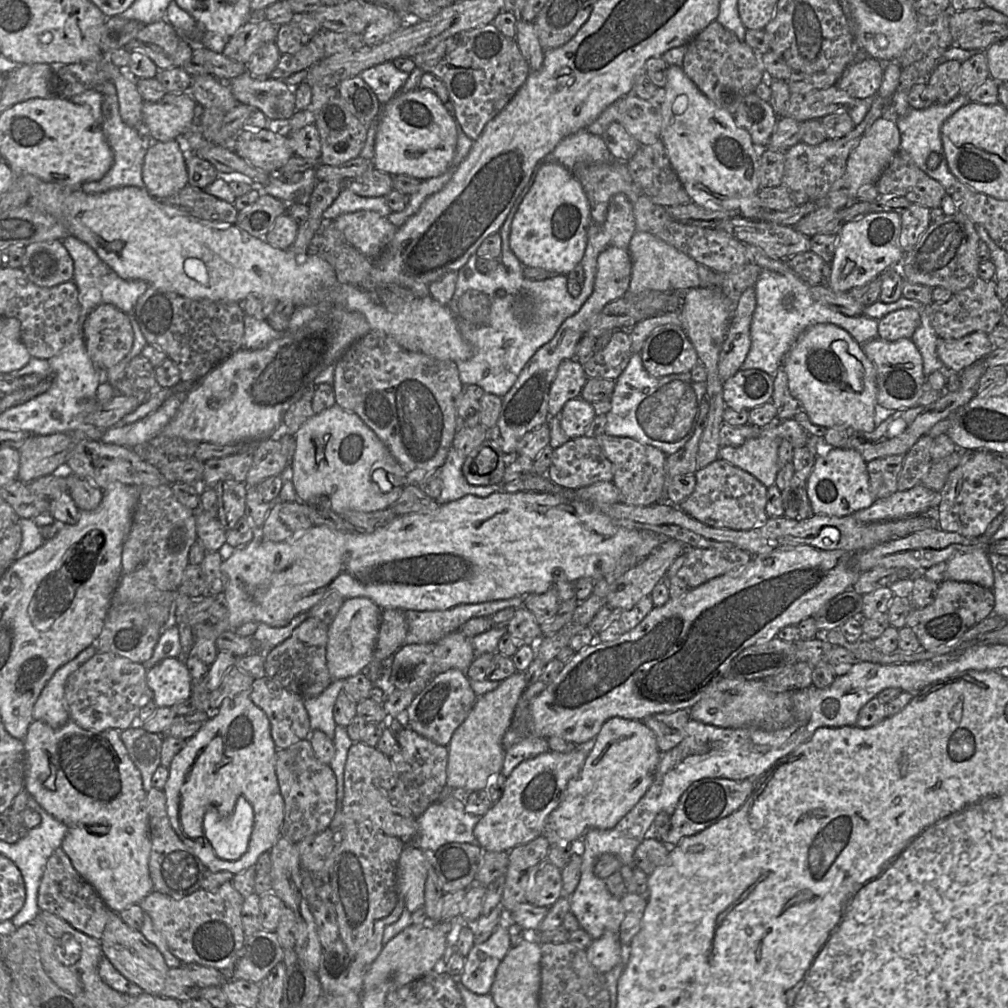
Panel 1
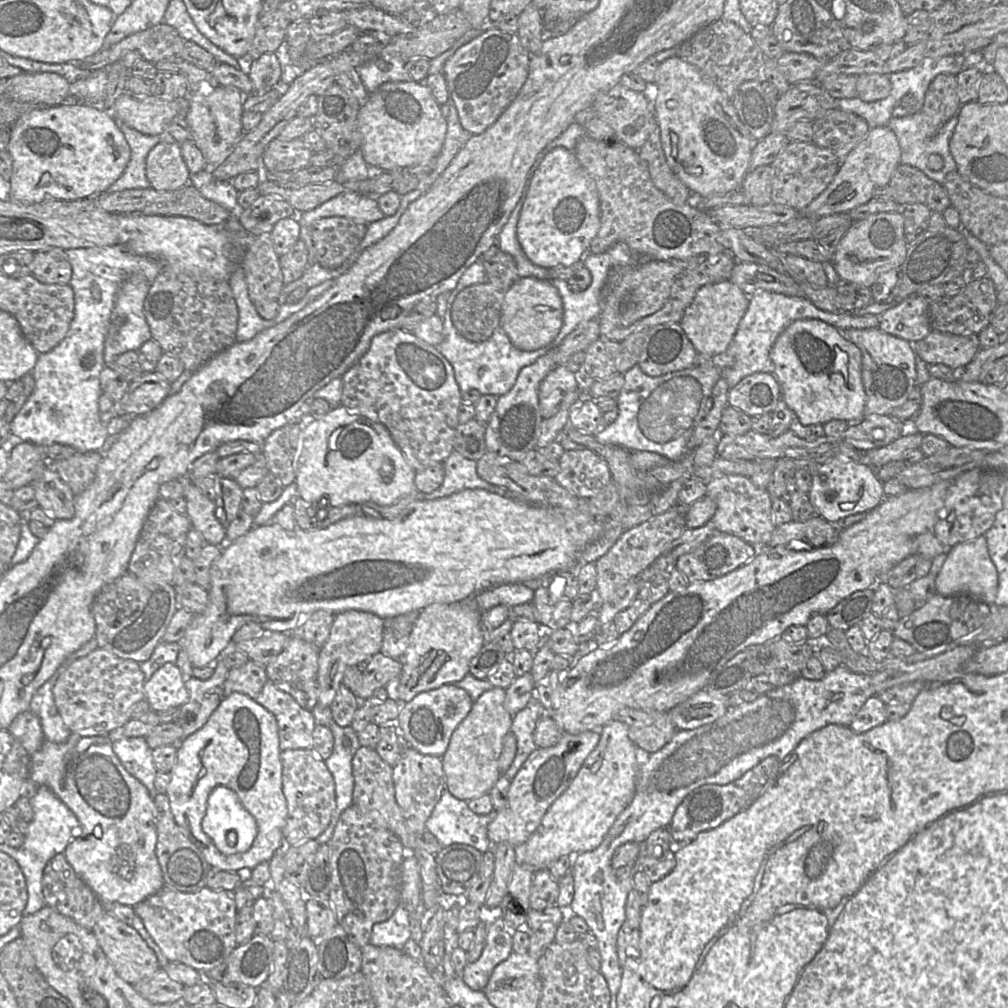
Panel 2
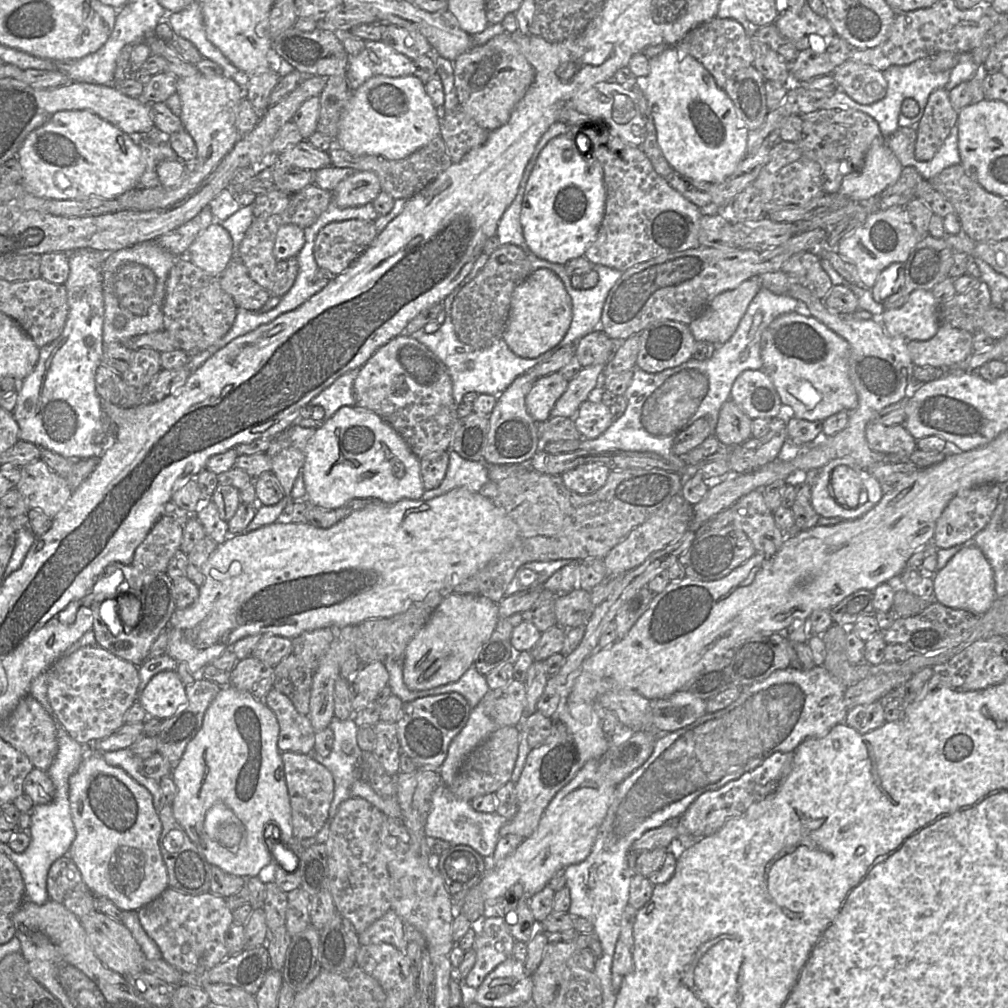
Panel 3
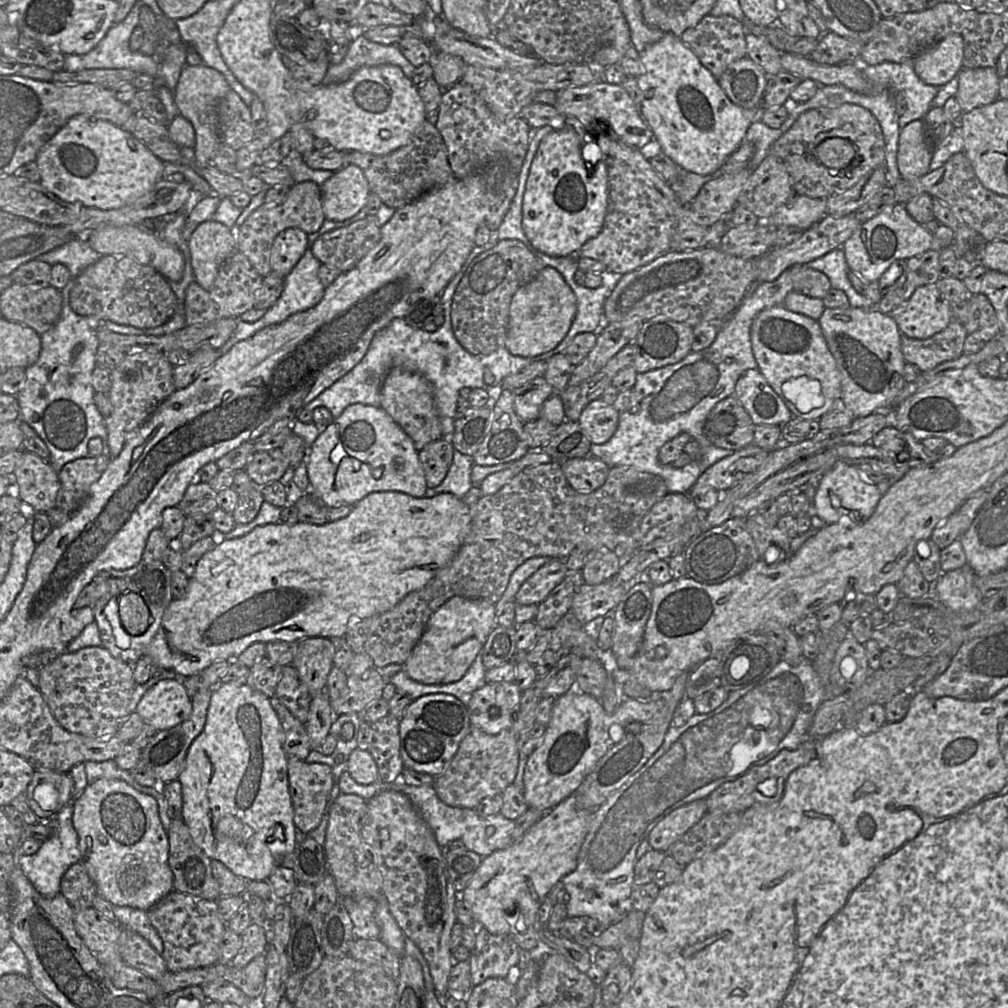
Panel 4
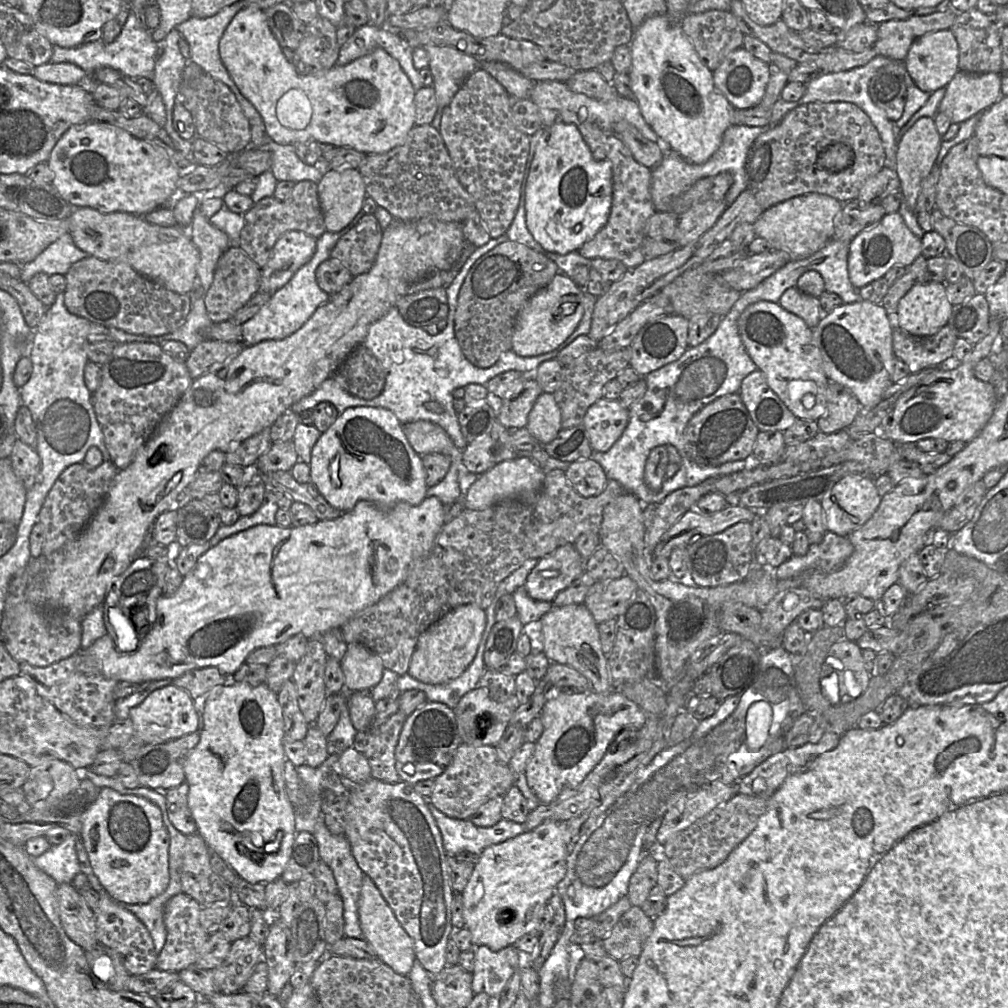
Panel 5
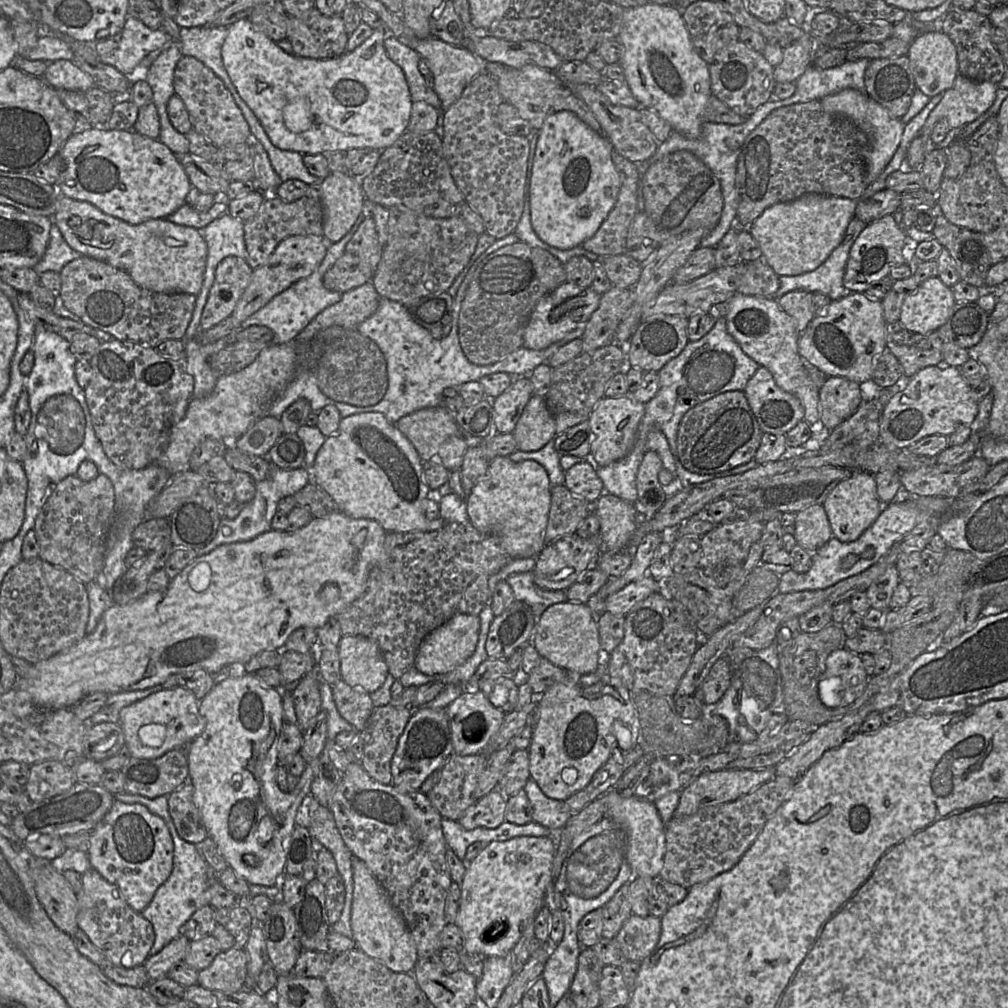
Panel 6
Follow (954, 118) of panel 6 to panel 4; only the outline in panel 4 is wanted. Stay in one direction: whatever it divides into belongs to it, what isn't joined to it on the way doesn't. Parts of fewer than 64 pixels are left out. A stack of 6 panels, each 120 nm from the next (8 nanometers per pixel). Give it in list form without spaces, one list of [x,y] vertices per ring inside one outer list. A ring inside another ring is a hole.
[[[995,67],[962,68],[958,73],[955,94],[962,112],[989,105],[999,99],[999,81]]]

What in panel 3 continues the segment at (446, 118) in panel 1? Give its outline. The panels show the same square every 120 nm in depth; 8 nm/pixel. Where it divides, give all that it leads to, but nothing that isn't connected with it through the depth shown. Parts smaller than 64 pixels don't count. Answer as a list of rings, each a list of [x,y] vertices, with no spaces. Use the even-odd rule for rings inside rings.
[[[414,75],[373,76],[353,91],[339,123],[335,146],[353,155],[400,160],[440,135],[440,119],[426,93],[425,84]]]

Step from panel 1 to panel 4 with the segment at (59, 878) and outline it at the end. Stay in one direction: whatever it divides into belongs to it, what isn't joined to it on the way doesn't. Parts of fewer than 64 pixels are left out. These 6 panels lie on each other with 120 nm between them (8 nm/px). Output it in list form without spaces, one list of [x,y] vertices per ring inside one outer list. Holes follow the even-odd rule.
[[[81,862],[71,865],[61,879],[60,893],[74,909],[91,908],[96,888]]]

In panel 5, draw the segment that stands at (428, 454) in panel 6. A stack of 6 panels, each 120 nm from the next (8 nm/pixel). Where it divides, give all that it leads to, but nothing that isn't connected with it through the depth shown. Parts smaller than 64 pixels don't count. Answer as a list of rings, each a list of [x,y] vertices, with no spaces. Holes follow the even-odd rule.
[[[418,420],[403,425],[404,433],[411,447],[420,456],[432,453],[441,453],[451,458],[462,456],[448,433],[439,425],[425,420]]]

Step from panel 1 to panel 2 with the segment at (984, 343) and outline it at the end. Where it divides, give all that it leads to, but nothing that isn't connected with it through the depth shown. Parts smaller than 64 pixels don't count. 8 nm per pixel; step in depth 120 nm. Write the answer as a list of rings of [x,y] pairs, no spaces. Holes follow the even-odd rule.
[[[931,331],[923,340],[911,343],[927,364],[943,364],[952,370],[964,369],[980,351],[976,334],[954,335]]]

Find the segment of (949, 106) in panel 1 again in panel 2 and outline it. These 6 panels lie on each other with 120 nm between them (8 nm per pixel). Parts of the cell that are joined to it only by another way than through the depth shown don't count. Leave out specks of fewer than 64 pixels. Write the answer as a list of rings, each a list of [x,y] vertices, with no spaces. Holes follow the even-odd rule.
[[[920,110],[912,115],[907,115],[904,117],[892,116],[887,124],[887,127],[895,133],[898,139],[900,146],[901,163],[918,168],[930,179],[933,179],[939,184],[943,185],[946,175],[949,172],[957,170],[957,164],[951,154],[949,147],[949,142],[954,133],[957,122],[958,111],[935,136],[930,136],[930,126],[928,125],[924,114]],[[932,153],[937,153],[943,158],[943,167],[938,171],[929,169],[927,165],[928,157]]]

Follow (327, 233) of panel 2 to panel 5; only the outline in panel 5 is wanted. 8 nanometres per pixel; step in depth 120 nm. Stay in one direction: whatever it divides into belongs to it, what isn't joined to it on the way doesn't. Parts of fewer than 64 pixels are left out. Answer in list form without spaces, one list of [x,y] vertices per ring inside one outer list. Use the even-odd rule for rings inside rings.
[[[364,215],[339,239],[331,258],[340,261],[354,277],[367,273],[375,263],[382,238],[383,229],[375,215]]]

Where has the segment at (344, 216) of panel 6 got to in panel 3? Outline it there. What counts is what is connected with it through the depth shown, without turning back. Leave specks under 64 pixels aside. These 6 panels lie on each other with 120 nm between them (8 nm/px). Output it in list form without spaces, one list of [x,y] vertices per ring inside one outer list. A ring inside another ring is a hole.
[[[357,171],[336,186],[332,201],[340,208],[359,207],[372,203],[381,191],[380,180],[374,172]]]

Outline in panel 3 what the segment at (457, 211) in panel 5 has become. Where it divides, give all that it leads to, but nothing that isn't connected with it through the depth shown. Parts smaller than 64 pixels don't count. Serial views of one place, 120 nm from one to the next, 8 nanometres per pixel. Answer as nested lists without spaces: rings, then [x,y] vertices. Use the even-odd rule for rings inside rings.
[[[440,135],[424,147],[400,160],[387,160],[383,157],[369,155],[353,155],[339,146],[332,147],[328,153],[333,167],[374,172],[380,180],[381,190],[391,195],[394,200],[412,198],[452,164],[446,145]]]

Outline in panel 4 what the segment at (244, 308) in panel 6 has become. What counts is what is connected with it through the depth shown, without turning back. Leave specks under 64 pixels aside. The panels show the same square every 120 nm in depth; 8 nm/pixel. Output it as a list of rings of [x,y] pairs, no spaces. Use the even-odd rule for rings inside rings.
[[[288,228],[278,234],[271,249],[273,272],[286,277],[304,255],[308,234],[299,228]]]

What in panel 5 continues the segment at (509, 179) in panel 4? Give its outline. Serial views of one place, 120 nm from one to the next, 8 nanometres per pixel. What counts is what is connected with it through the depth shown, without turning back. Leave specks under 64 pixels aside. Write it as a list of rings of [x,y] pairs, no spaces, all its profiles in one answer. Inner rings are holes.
[[[478,68],[464,80],[448,106],[442,109],[440,134],[449,152],[456,176],[471,196],[491,238],[506,234],[516,215],[526,164],[530,136],[516,128],[512,120],[513,99],[505,88],[487,71]]]

